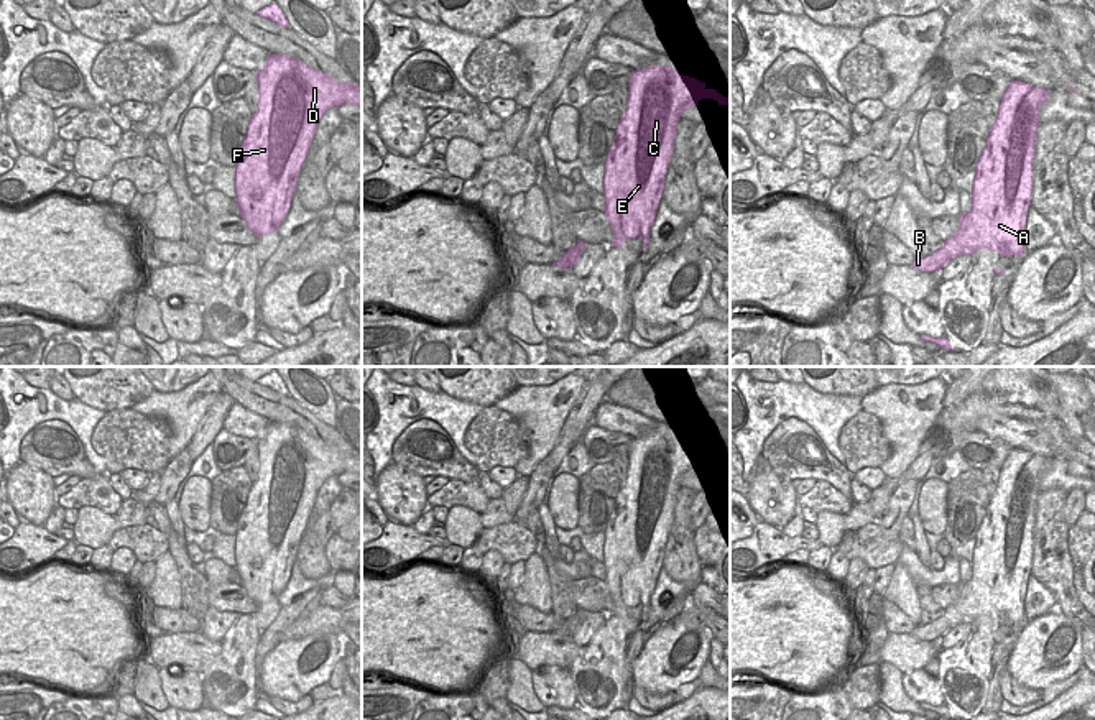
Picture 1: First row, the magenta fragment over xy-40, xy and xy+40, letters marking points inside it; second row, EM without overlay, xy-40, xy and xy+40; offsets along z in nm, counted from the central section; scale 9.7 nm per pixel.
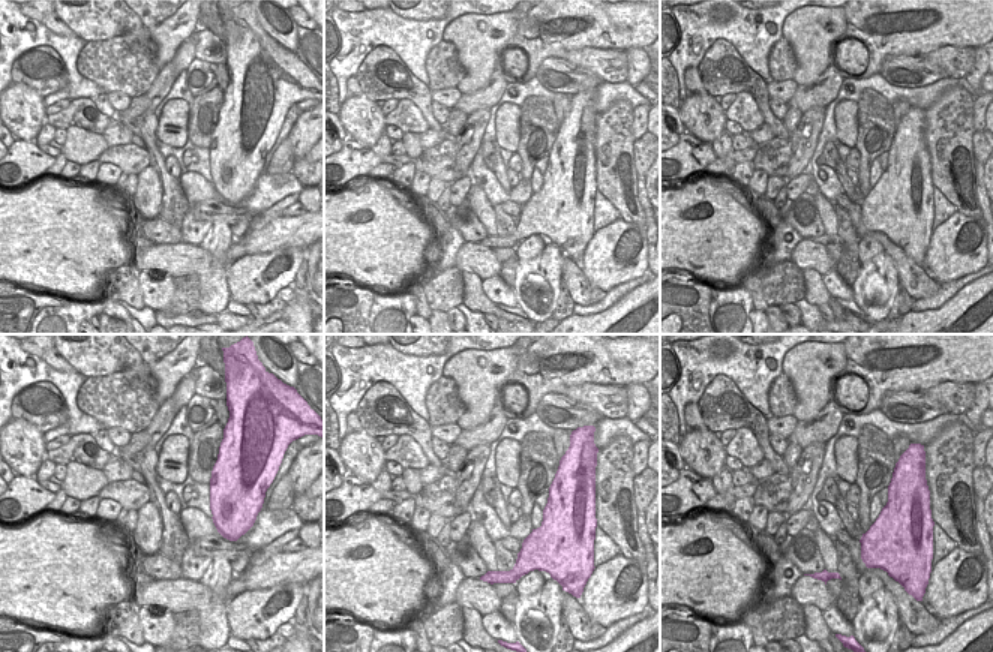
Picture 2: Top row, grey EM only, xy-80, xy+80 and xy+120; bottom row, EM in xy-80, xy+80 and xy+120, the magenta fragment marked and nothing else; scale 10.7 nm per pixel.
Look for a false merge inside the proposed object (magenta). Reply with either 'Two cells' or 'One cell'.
Two cells

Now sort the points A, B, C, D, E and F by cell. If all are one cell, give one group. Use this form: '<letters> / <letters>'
A C D E F / B

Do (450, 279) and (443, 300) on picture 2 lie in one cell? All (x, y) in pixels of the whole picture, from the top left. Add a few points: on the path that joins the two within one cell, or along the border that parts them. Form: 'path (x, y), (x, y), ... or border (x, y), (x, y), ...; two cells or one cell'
path (449, 284), (443, 296); one cell

